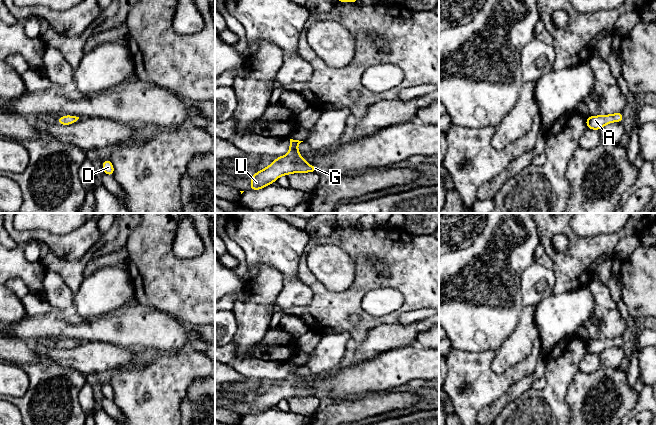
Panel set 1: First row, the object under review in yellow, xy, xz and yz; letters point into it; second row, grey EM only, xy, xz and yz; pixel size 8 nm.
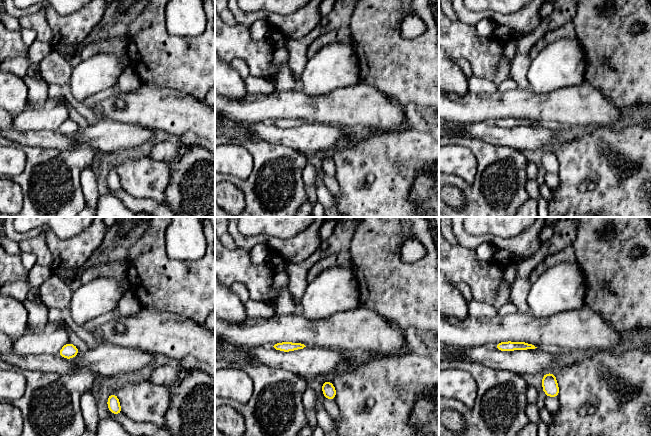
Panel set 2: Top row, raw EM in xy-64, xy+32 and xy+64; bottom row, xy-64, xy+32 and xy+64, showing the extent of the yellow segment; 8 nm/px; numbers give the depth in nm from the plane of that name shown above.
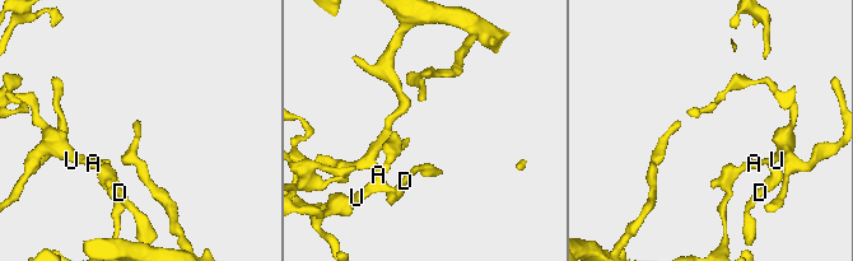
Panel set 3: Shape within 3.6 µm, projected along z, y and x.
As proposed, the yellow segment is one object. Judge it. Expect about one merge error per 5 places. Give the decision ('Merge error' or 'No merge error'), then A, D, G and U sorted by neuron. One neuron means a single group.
No merge error. Groups: A D G U

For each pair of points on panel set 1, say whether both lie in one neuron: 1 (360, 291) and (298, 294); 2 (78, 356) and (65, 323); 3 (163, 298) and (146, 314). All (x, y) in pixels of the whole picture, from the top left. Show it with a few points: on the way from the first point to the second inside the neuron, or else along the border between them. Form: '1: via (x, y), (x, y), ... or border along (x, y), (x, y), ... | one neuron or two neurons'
1: border along (297, 276), (311, 290), (311, 300), (292, 307) | two neurons
2: border along (79, 341), (102, 342) | two neurons
3: border along (137, 302), (149, 305), (174, 317) | two neurons

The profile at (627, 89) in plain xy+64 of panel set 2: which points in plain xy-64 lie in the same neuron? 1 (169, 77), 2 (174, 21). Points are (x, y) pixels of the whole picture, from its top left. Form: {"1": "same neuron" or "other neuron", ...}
{"1": "same neuron", "2": "other neuron"}

